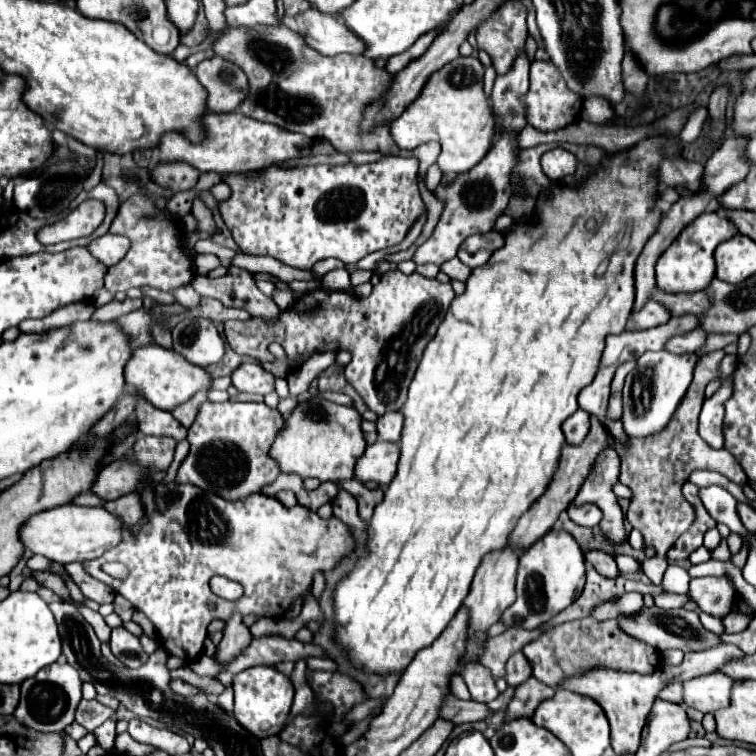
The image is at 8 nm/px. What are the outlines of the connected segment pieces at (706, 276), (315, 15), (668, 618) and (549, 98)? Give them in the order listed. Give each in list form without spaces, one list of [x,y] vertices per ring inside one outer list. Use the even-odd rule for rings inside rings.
[[[709,211],[699,215],[693,223],[689,223],[681,231],[681,235],[659,257],[655,265],[657,287],[663,291],[675,291],[675,293],[693,293],[707,287],[707,283],[711,283],[711,279],[715,277],[715,259],[713,259],[715,247],[737,233],[739,231],[735,223],[731,223],[731,219],[725,213],[719,215],[717,211]]]
[[[305,11],[295,17],[297,33],[305,39],[305,43],[323,53],[323,55],[339,55],[339,53],[363,53],[363,43],[343,27],[333,15],[321,11]]]
[[[643,607],[641,611],[637,611],[633,615],[619,615],[617,623],[627,635],[655,647],[657,651],[681,649],[681,651],[687,653],[687,651],[701,651],[703,647],[715,647],[715,645],[721,643],[717,635],[703,629],[703,625],[699,621],[699,615],[695,611],[685,611],[685,609],[665,611],[665,609],[659,609],[659,607]]]
[[[533,61],[531,63],[531,85],[529,85],[527,95],[523,95],[521,103],[525,109],[527,125],[531,125],[543,133],[563,129],[569,123],[577,121],[581,105],[583,105],[581,97],[567,89],[567,85],[563,83],[563,77],[559,75],[559,71],[555,71],[555,65],[551,61]]]

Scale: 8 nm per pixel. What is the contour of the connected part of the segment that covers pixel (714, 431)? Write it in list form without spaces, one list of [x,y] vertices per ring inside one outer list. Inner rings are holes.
[[[727,377],[719,391],[705,399],[703,403],[703,411],[699,417],[699,435],[709,443],[709,447],[713,449],[723,449],[725,445],[725,437],[723,437],[723,405],[725,401],[733,395],[733,377]]]

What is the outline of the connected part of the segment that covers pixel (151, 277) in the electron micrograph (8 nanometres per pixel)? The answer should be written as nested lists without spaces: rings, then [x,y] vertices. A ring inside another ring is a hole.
[[[137,193],[131,195],[125,203],[121,203],[109,233],[123,235],[131,241],[127,255],[117,265],[109,267],[105,273],[105,289],[113,295],[125,293],[131,287],[153,287],[159,291],[173,293],[175,289],[193,281],[193,255],[185,247],[185,231],[181,221],[173,219],[167,209],[159,209],[151,197]]]

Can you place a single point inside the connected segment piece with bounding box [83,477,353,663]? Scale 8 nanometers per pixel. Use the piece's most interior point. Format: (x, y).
(191, 534)

